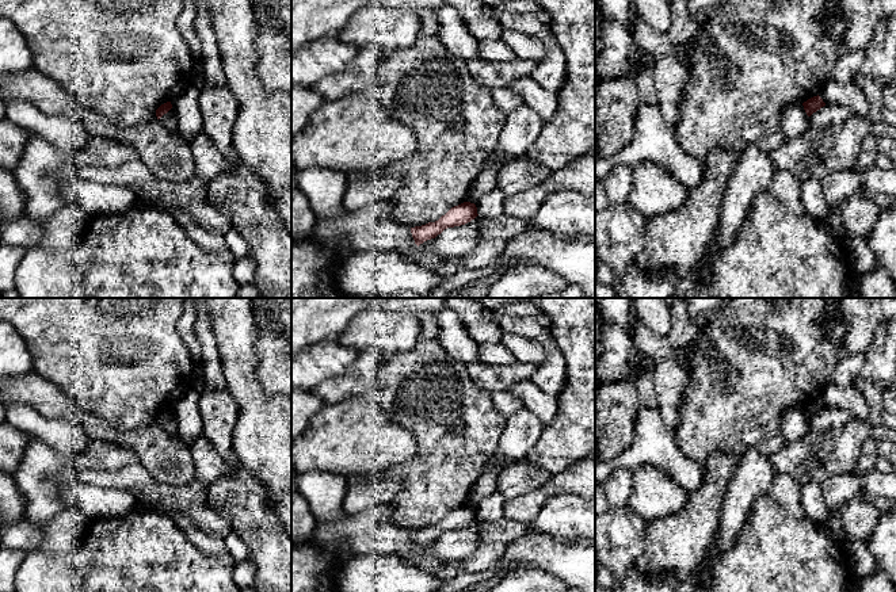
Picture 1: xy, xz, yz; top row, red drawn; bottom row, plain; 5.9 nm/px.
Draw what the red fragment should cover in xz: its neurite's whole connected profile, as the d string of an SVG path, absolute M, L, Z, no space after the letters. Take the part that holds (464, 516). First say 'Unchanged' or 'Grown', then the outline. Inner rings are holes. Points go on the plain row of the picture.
Unchanged. M464 505L451 511L445 519L435 526L428 526L422 530L411 531L415 547L419 550L427 543L435 542L447 531L461 530L477 520L477 511L474 507Z

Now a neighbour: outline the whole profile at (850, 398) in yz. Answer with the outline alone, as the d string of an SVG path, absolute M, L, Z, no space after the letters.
M831 382L819 400L826 408L847 410L853 419L868 421L870 408L862 392L854 386L839 387Z

